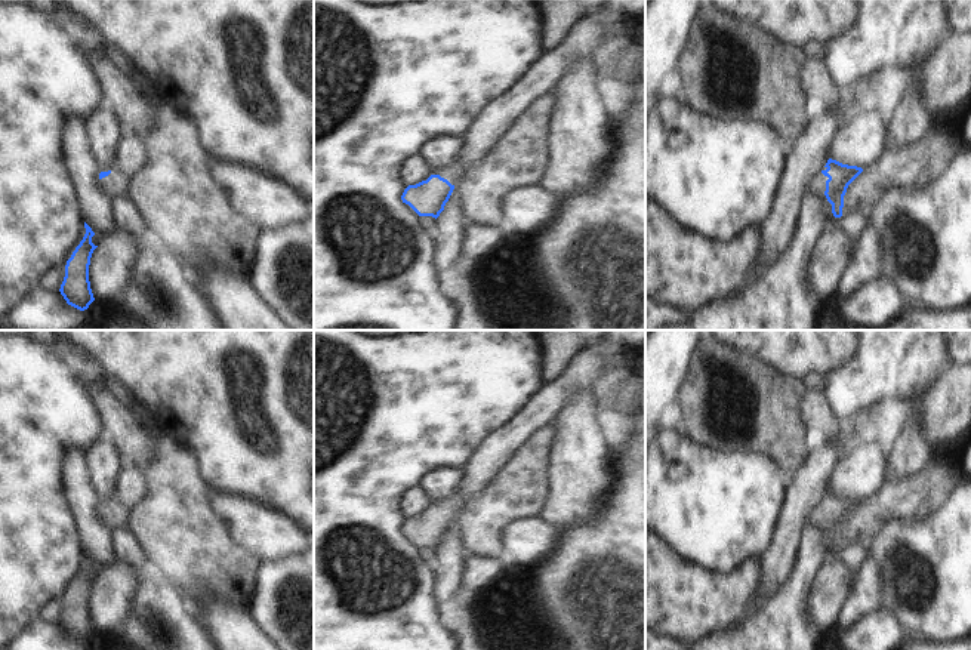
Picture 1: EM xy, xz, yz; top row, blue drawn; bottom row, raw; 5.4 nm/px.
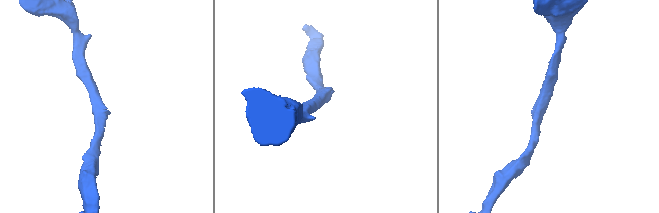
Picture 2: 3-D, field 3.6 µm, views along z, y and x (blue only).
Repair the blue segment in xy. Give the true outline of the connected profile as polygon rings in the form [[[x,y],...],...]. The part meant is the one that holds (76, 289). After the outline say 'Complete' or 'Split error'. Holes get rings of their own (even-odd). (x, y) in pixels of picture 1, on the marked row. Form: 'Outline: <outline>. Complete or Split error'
Outline: [[[86,222],[84,228],[83,240],[67,261],[65,277],[59,289],[67,304],[80,311],[87,309],[95,301],[89,281],[89,265],[92,253],[98,247],[92,243],[95,232]]]. Complete.

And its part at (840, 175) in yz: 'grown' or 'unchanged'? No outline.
grown

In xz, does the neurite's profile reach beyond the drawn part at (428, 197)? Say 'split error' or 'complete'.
split error

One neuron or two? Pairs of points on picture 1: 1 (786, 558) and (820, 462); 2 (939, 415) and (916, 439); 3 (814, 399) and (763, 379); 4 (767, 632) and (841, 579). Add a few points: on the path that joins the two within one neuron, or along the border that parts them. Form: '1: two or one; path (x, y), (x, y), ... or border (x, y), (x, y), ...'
1: one; path (788, 535), (792, 518), (808, 486)
2: two; border (927, 396), (924, 404), (925, 430), (934, 449)
3: two; border (807, 390), (800, 401), (800, 415), (805, 427)
4: two; border (817, 573), (805, 597), (804, 618), (819, 634)

